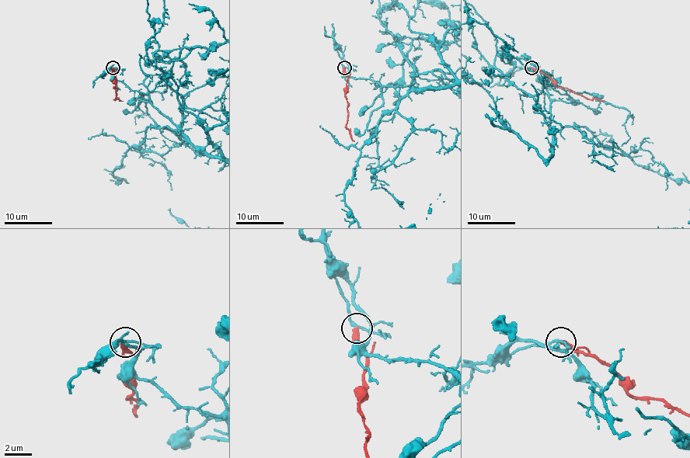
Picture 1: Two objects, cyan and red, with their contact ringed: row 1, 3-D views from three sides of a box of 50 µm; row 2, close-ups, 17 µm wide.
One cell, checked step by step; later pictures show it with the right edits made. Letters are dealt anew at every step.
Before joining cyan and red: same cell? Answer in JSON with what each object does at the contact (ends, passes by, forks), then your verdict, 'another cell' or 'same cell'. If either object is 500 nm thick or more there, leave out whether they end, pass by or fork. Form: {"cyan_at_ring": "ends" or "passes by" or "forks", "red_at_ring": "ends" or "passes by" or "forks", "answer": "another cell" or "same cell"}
{"cyan_at_ring": "passes by", "red_at_ring": "ends", "answer": "another cell"}

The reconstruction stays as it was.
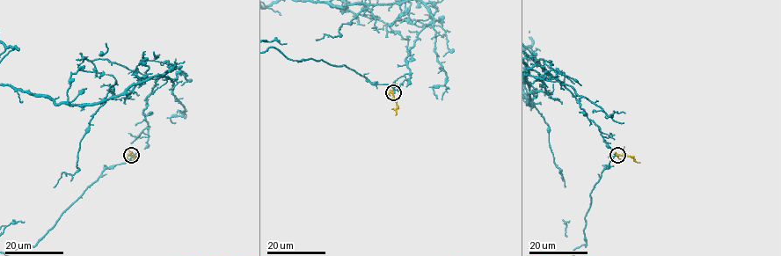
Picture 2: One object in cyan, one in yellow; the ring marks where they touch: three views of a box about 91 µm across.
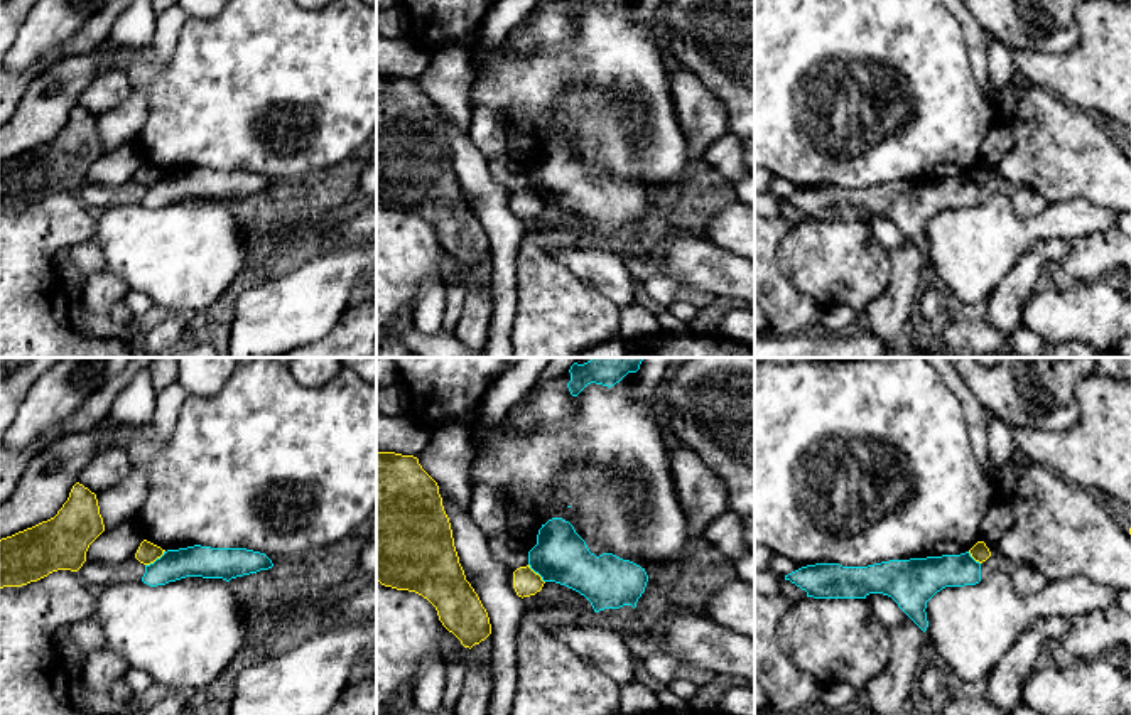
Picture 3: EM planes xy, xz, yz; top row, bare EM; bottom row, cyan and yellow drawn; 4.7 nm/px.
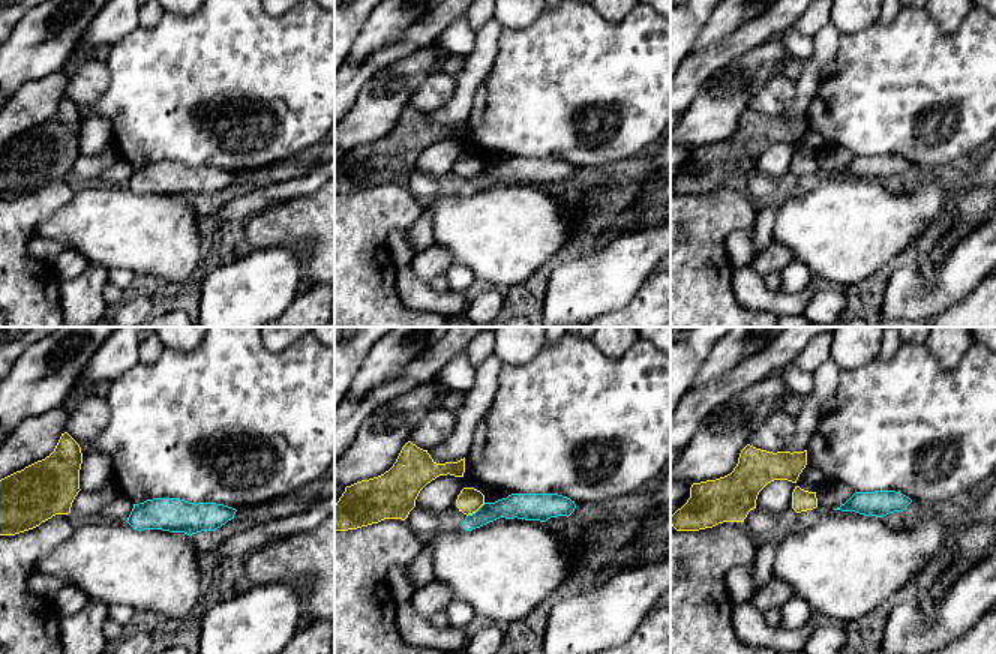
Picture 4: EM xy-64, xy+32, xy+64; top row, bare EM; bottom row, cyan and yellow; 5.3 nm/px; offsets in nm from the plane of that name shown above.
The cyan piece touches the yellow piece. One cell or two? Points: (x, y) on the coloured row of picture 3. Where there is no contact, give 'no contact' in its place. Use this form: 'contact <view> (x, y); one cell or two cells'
contact xy (157, 559); two cells

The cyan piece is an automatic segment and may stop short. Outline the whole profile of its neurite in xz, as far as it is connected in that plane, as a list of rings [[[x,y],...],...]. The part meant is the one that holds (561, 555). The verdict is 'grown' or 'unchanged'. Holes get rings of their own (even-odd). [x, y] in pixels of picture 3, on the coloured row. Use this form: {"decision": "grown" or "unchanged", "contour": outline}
{"decision": "unchanged", "contour": [[[562,518],[542,524],[537,545],[528,551],[528,565],[544,582],[584,595],[594,612],[623,605],[635,609],[648,582],[640,565],[613,553],[591,553],[574,526]]]}

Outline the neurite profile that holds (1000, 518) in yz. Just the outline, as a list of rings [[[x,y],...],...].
[[[998,499],[982,521],[981,541],[998,545],[999,538],[1011,528],[1011,524],[1013,511],[1009,499]]]

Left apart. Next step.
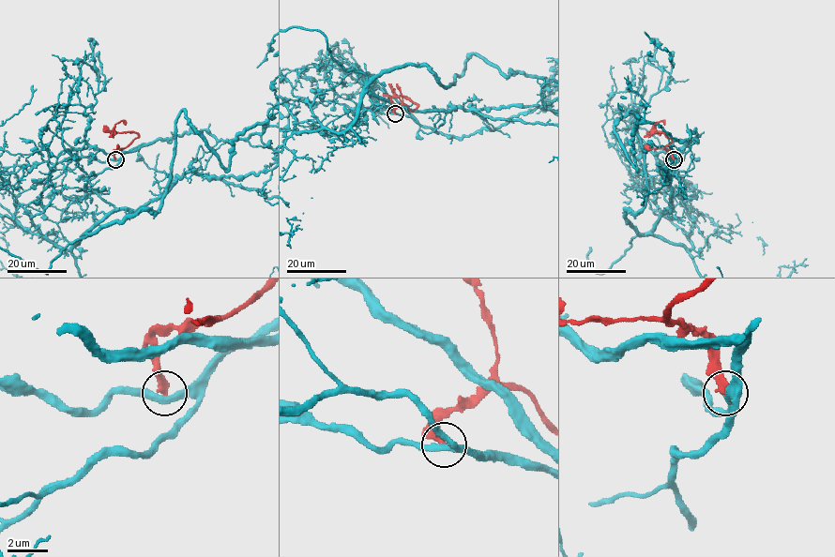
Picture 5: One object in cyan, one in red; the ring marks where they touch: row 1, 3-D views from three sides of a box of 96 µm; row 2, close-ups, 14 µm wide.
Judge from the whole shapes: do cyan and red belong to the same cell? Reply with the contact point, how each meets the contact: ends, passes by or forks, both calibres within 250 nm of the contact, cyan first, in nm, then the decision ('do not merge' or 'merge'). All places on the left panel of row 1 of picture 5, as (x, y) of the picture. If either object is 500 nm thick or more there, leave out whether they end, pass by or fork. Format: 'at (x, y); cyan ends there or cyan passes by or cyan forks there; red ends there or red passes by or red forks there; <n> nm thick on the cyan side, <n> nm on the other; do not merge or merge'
at (115, 159); cyan passes by; red ends there; 340 nm thick on the cyan side, 360 nm on the other; do not merge

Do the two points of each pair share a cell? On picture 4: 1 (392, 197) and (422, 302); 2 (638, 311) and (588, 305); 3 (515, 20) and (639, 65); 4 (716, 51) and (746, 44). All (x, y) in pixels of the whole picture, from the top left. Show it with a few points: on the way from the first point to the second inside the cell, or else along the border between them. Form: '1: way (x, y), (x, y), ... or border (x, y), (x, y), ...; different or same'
1: border (395, 273), (398, 297), (410, 306); different
2: border (642, 282), (638, 291), (614, 311); different
3: border (540, 15), (525, 27), (503, 29); different
4: way (723, 51), (738, 44); same

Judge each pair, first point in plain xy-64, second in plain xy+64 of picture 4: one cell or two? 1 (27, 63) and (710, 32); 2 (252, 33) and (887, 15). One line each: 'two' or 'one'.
1: one
2: two

